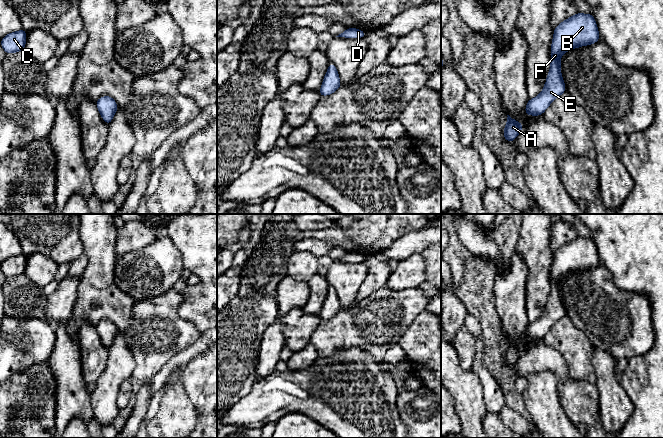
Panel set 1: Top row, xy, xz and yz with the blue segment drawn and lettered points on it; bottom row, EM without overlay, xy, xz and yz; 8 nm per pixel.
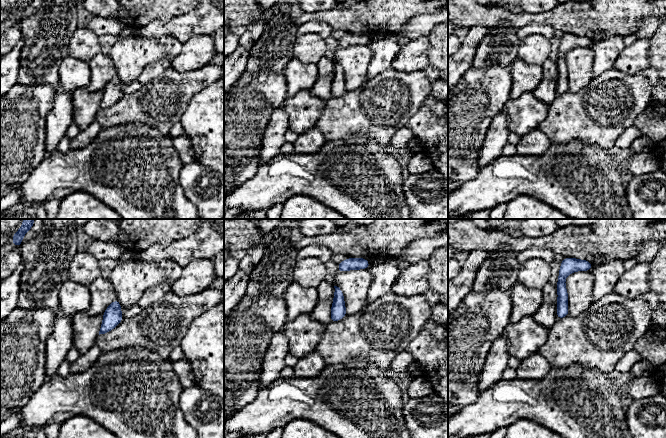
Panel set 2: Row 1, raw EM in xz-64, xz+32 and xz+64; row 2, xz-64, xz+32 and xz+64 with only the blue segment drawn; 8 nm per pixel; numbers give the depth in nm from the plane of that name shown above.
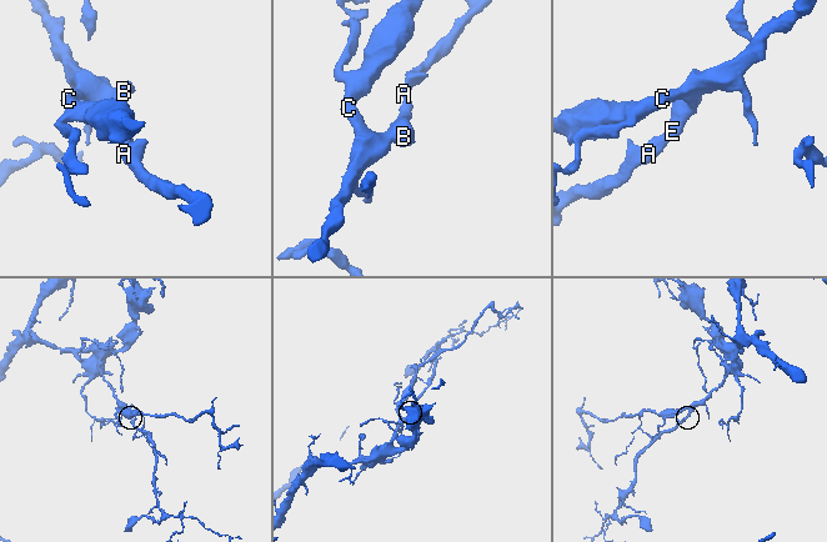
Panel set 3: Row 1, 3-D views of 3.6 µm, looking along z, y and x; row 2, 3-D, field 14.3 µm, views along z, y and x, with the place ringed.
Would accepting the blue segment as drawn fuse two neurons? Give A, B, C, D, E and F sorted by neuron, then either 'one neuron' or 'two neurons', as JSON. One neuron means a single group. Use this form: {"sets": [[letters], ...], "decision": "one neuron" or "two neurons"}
{"sets": [["A", "B", "C", "D", "E", "F"]], "decision": "one neuron"}

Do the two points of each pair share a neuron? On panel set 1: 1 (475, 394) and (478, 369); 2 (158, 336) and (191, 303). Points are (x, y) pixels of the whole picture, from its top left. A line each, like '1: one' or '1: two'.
1: two
2: two

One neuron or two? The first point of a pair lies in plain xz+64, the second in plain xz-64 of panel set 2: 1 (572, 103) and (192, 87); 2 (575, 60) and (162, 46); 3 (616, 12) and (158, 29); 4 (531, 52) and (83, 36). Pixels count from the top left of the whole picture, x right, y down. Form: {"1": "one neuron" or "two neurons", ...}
{"1": "one neuron", "2": "one neuron", "3": "two neurons", "4": "one neuron"}

